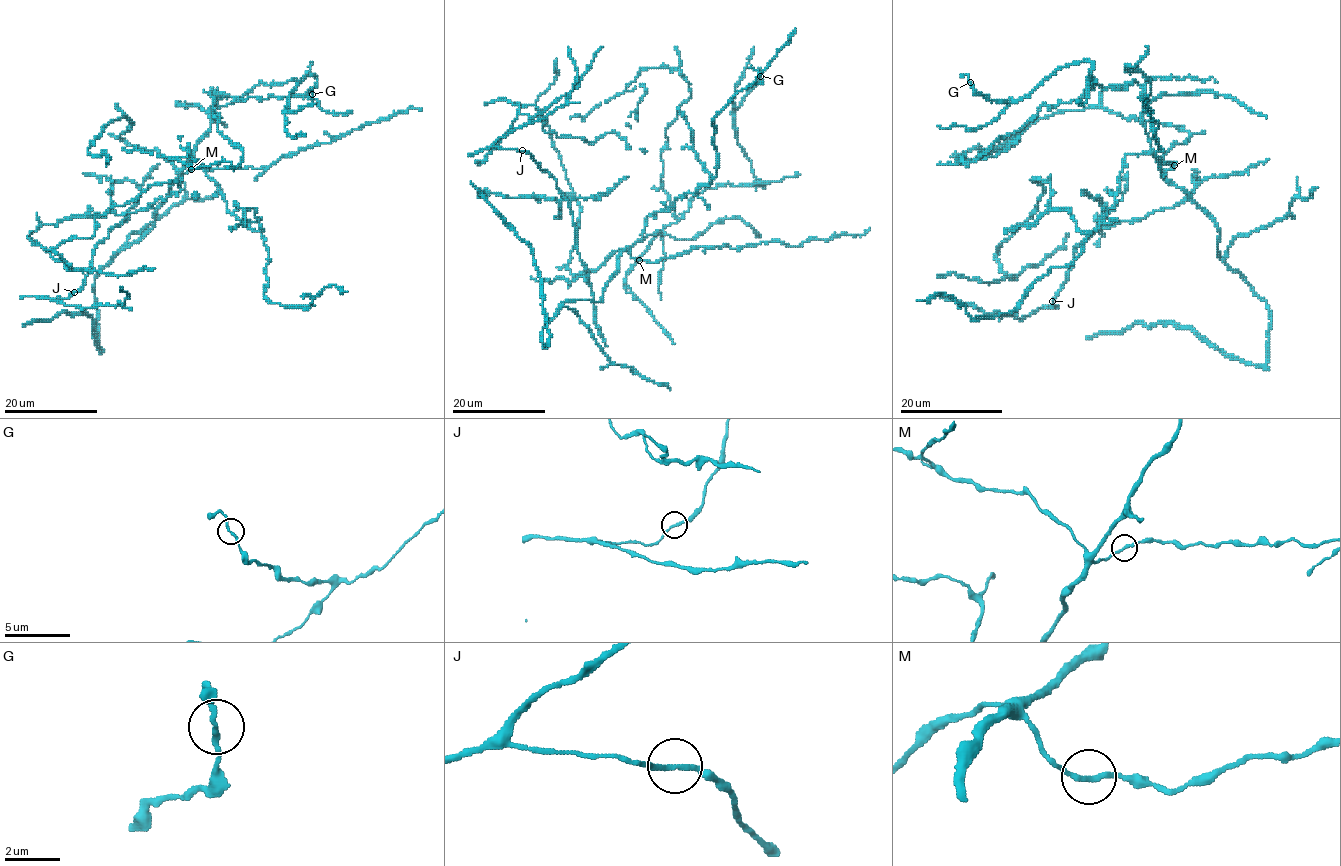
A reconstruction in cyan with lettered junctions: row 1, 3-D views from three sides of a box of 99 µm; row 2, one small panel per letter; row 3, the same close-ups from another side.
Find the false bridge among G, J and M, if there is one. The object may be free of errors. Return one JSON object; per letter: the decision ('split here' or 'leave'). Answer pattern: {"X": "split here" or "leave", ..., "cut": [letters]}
{"G": "leave", "J": "leave", "M": "leave", "cut": []}

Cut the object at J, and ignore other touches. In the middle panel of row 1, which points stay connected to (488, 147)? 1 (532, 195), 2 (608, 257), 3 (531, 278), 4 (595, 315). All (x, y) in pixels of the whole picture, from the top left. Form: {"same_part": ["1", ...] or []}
{"same_part": ["1", "2"]}

